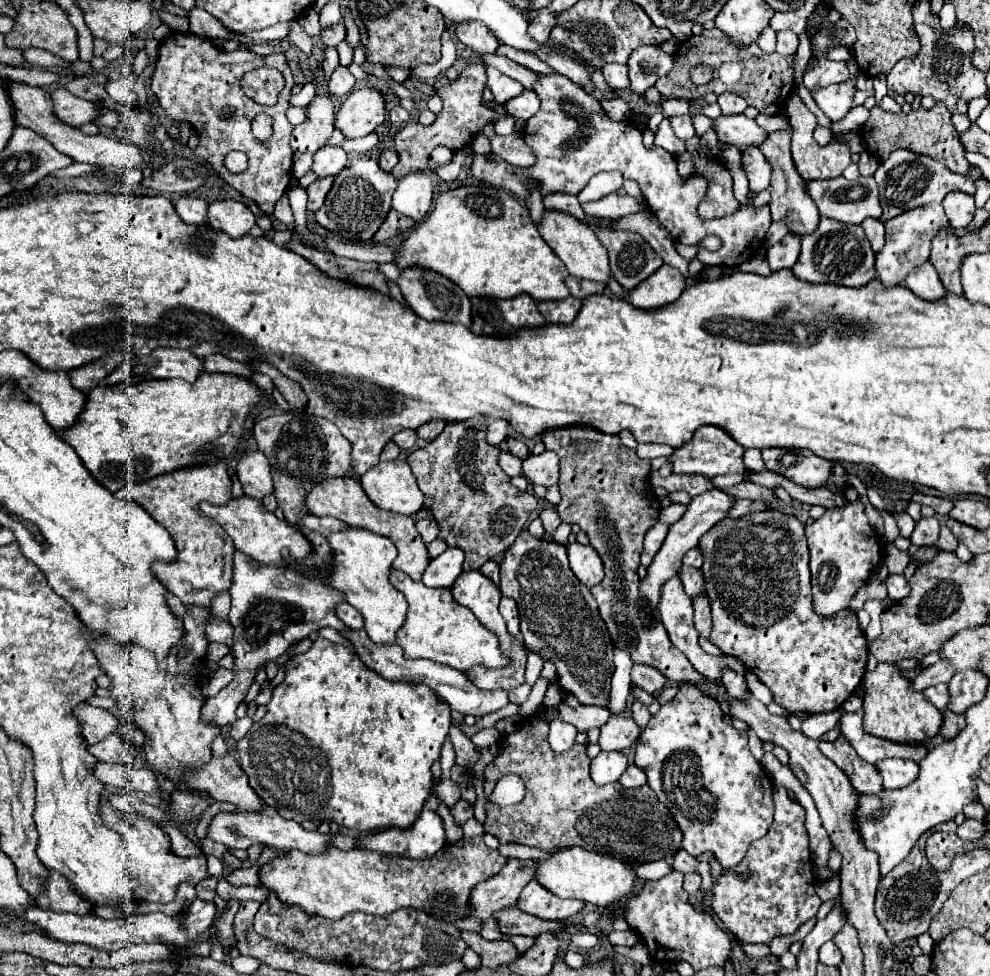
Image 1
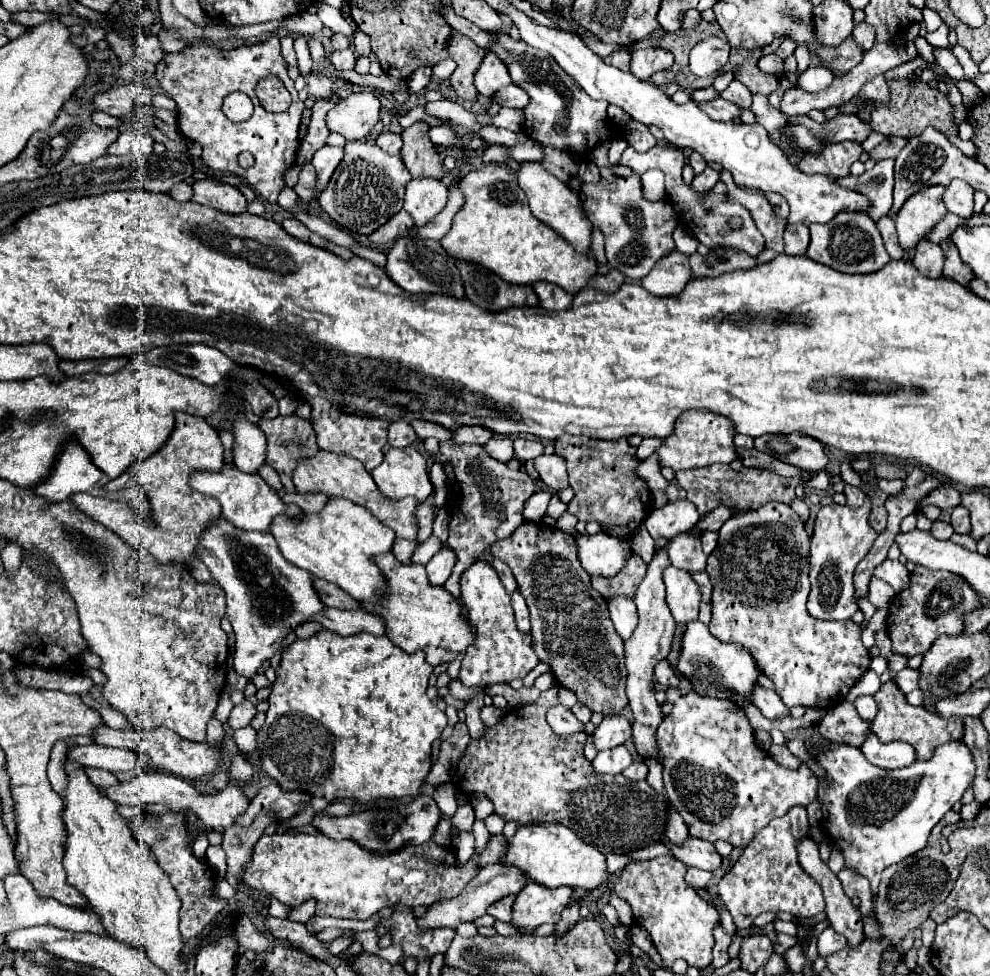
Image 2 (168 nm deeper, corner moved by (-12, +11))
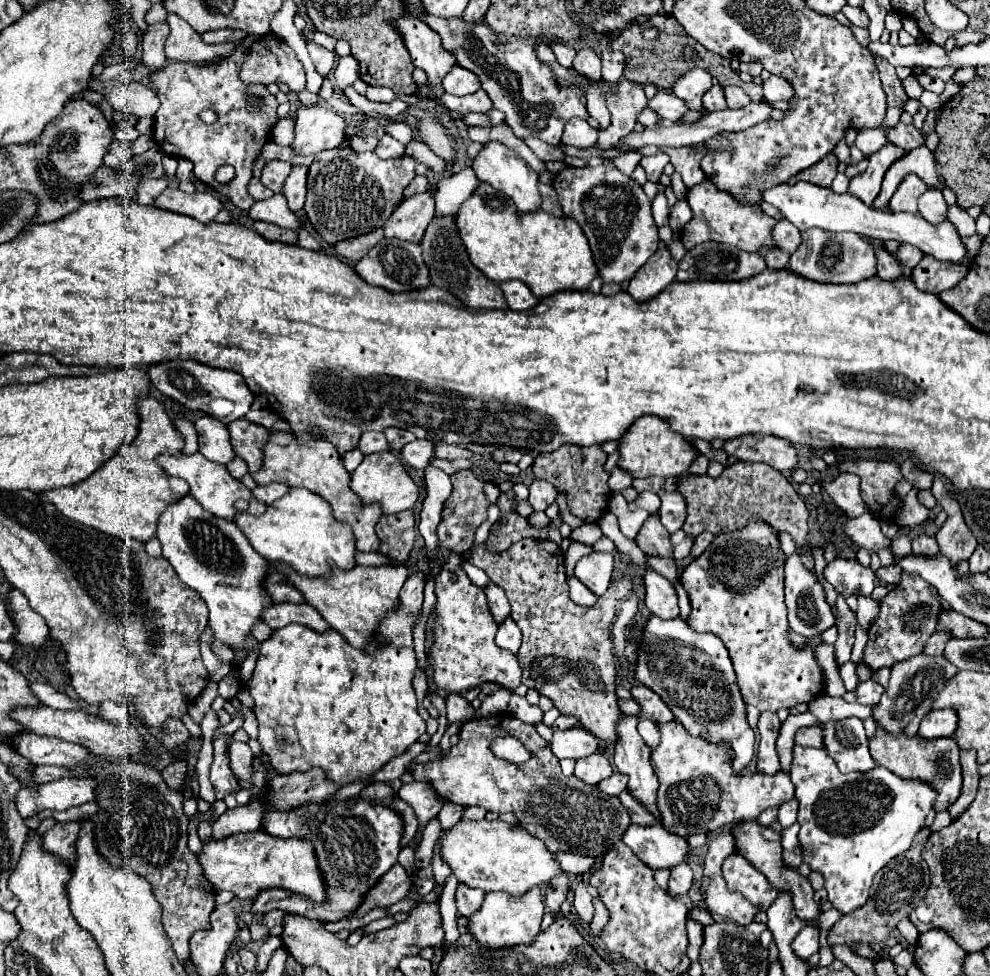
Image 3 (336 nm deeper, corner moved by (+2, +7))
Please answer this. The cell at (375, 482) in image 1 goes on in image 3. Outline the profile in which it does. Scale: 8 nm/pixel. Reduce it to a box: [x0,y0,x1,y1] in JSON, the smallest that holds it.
[351,452,419,514]

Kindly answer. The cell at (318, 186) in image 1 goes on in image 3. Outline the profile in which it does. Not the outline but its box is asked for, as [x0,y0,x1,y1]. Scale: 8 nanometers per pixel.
[261,160,291,194]

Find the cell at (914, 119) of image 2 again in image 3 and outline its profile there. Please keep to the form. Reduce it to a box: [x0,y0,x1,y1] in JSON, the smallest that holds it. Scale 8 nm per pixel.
[877,58,909,108]

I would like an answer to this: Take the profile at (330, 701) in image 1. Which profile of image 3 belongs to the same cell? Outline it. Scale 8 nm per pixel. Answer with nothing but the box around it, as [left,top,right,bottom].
[249,570,427,786]

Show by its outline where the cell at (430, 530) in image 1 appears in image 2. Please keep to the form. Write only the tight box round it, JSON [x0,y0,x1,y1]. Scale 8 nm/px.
[415,502,435,544]

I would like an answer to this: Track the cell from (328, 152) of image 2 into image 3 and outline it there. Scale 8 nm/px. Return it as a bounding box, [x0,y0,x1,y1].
[283,166,309,212]

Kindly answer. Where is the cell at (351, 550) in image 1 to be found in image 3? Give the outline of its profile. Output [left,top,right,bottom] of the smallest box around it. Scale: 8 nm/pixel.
[235,488,355,578]

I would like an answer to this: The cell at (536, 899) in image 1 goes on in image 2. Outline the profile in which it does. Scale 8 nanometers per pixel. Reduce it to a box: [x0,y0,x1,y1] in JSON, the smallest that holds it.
[511,882,573,932]

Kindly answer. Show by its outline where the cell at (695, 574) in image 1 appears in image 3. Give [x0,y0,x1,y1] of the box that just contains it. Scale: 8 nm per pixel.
[635,514,673,558]

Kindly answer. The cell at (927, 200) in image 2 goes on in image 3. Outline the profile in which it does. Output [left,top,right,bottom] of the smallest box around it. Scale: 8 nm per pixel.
[889,174,925,214]

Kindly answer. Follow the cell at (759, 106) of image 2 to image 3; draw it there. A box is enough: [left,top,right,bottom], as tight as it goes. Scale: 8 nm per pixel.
[725,86,751,108]

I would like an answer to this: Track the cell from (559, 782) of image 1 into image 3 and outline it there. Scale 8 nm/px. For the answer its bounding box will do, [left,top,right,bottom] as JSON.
[409,712,631,858]

